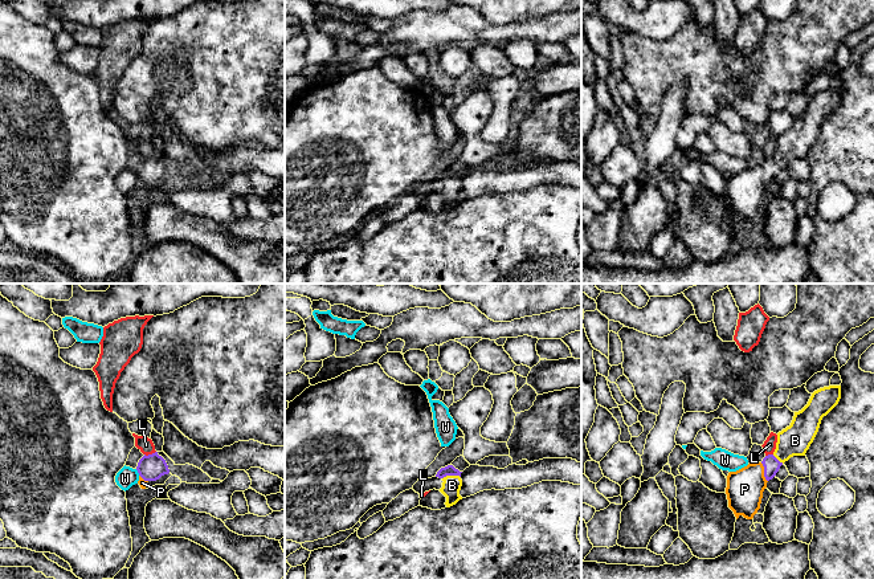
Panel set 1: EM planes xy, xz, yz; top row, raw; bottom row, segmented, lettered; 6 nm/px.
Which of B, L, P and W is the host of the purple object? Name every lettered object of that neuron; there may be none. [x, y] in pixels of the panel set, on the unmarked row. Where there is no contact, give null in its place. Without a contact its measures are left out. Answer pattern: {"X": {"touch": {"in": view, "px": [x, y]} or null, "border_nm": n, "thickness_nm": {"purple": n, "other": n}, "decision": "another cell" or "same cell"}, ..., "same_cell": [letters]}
{"B": {"touch": {"in": "xz", "px": [450, 178]}, "border_nm": 110, "thickness_nm": {"purple": 60, "other": 110}, "decision": "same cell"}, "L": {"touch": {"in": "xy", "px": [150, 158]}, "border_nm": 80, "thickness_nm": {"purple": 160, "other": 90}, "decision": "another cell"}, "P": {"touch": {"in": "yz", "px": [764, 175]}, "border_nm": 130, "thickness_nm": {"purple": 100, "other": 220}, "decision": "same cell"}, "W": {"touch": {"in": "xy", "px": [138, 175]}, "border_nm": 50, "thickness_nm": {"purple": 160, "other": 120}, "decision": "another cell"}, "same_cell": ["B", "P"]}

